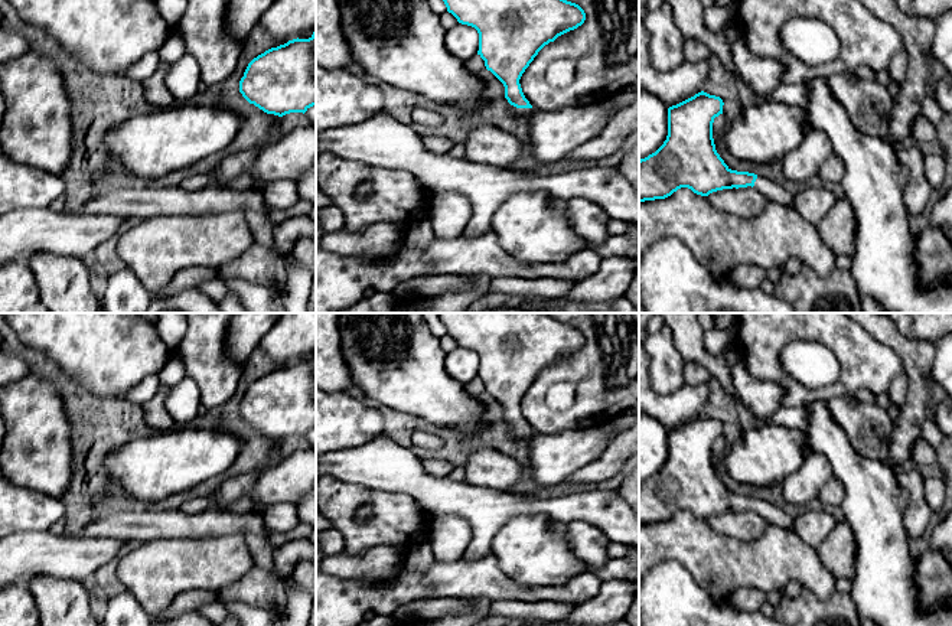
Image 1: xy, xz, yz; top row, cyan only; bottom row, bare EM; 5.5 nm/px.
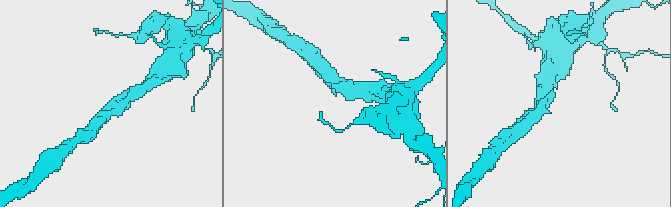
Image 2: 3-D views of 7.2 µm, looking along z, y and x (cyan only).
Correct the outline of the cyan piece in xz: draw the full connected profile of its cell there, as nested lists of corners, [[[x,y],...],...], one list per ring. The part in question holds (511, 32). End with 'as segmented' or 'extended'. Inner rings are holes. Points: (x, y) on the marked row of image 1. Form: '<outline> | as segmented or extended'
[[[443,0],[459,23],[479,33],[477,55],[505,87],[516,118],[534,113],[519,79],[538,52],[586,20],[584,10],[567,0]]] | extended

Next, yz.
[[[704,91],[668,108],[668,136],[652,154],[639,160],[639,202],[665,199],[681,188],[708,196],[723,189],[752,186],[767,202],[793,206],[793,196],[780,185],[764,176],[731,170],[715,150],[713,138],[714,118],[723,114],[723,100]]] | extended

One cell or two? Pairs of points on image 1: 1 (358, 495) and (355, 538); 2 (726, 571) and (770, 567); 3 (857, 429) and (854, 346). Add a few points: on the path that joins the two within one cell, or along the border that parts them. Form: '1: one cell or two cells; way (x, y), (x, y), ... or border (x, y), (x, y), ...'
1: one cell; way (348, 505), (349, 528)
2: one cell; way (737, 567), (759, 567)
3: two cells; border (853, 394), (834, 397), (827, 401)

